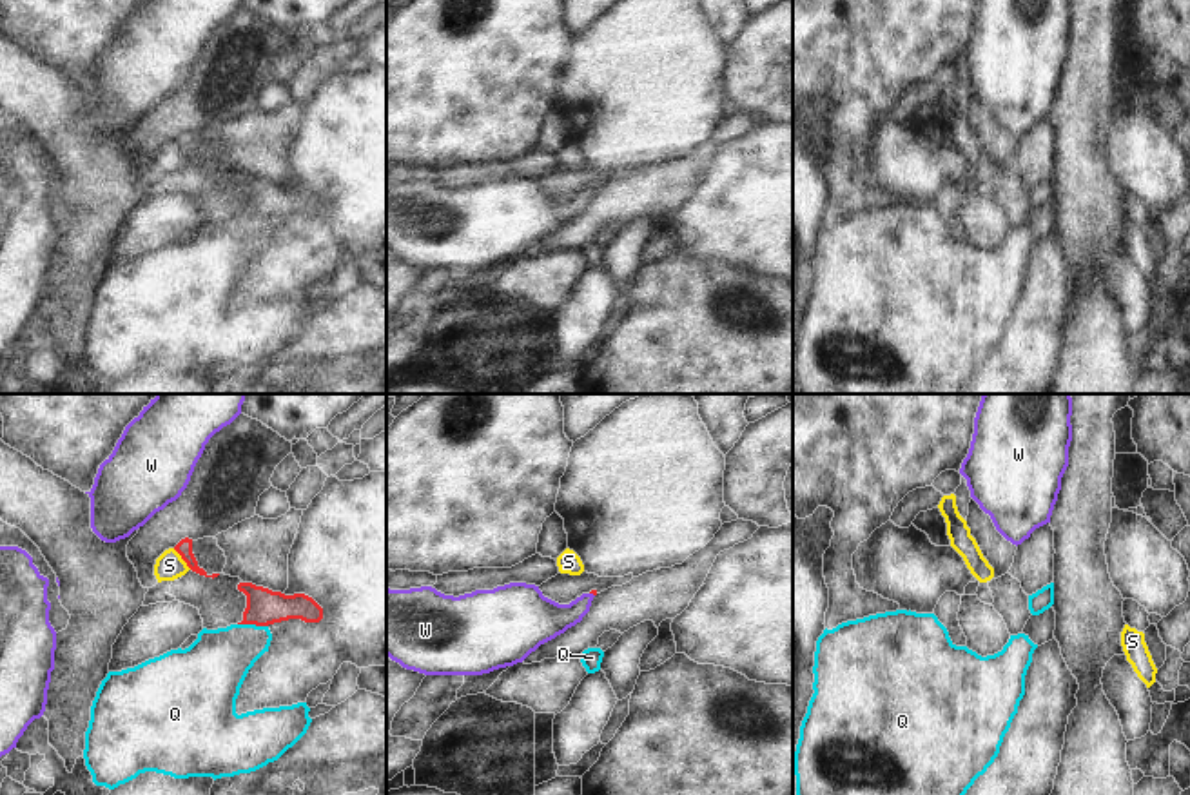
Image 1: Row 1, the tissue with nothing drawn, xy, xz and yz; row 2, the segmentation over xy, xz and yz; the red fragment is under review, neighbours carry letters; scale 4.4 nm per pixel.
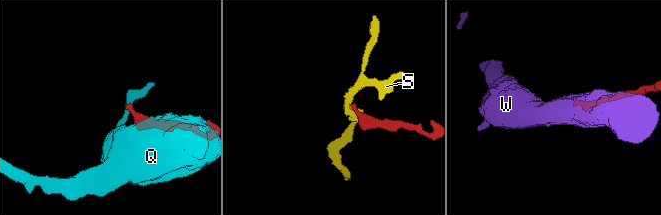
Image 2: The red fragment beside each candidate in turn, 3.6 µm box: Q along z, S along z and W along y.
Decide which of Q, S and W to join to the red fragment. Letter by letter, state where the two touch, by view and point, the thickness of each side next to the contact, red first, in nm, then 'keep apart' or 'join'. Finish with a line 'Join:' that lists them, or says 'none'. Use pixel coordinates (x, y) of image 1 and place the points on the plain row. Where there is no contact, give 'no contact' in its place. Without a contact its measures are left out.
Q: contact xy (253, 216); calibres 160 and 280 nm; keep apart
S: contact xy (182, 151); calibres 70 and 120 nm; keep apart
W: contact xz (592, 186); calibres 20 and 190 nm; join
Join: W

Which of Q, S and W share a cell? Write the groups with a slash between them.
Q / S / W

